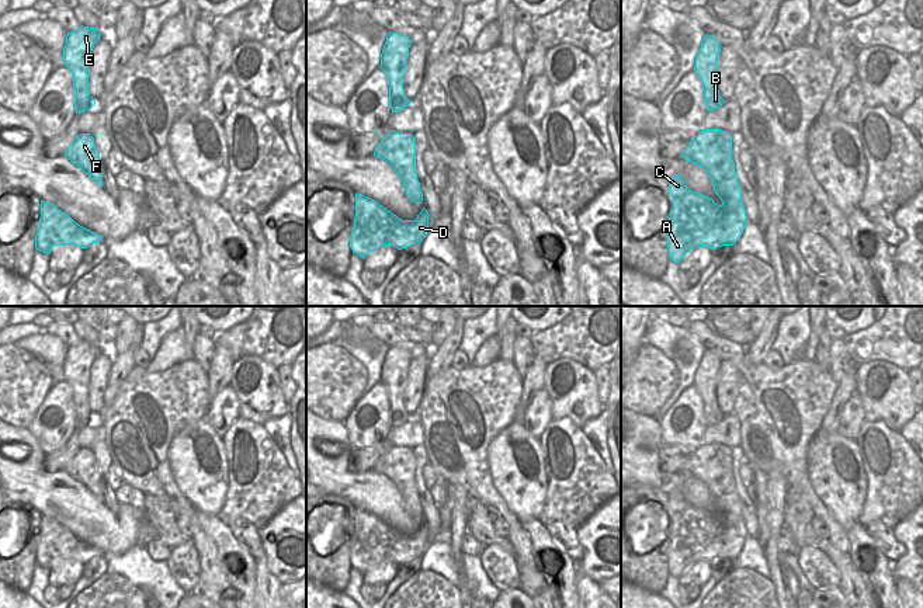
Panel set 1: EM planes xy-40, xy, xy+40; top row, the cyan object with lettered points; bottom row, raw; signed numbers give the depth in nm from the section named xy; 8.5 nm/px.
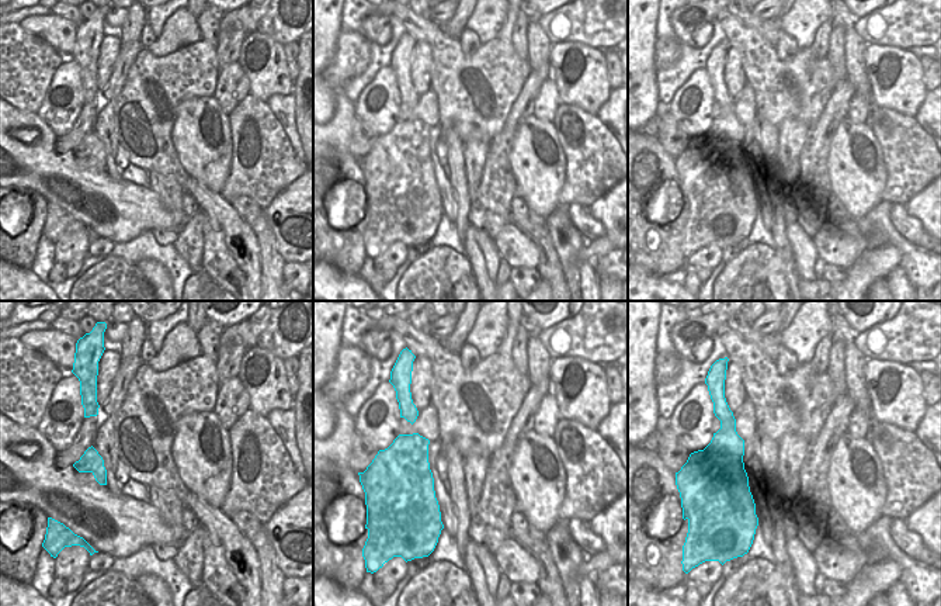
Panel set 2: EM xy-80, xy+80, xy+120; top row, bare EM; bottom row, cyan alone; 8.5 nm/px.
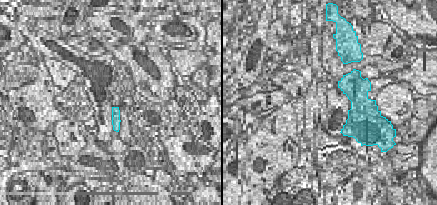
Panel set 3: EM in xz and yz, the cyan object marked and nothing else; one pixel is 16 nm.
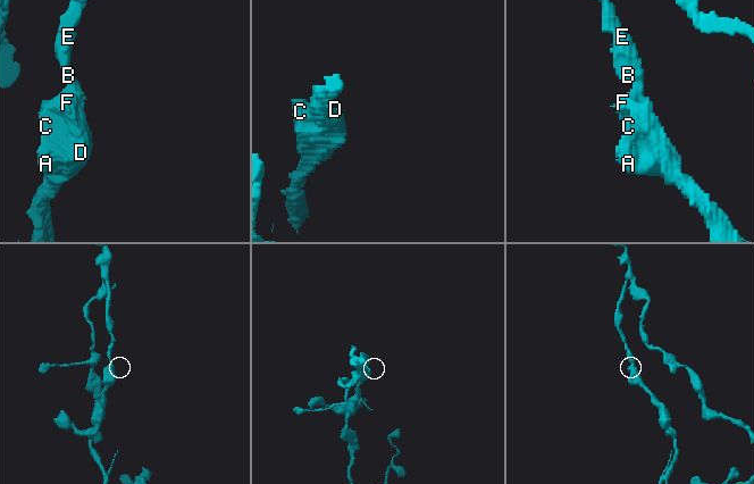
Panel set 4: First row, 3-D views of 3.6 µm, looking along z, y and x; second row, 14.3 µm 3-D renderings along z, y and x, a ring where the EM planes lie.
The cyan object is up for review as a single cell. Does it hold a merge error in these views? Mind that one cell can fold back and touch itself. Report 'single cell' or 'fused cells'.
single cell

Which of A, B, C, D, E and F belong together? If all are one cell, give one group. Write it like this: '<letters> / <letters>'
A B C D E F

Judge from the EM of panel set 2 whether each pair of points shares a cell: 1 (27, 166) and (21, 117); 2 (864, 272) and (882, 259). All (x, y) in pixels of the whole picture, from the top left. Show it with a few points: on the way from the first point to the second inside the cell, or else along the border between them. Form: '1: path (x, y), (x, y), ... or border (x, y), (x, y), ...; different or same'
1: path (31, 152), (34, 142), (27, 141), (17, 131); same
2: path (868, 269), (878, 263); same

